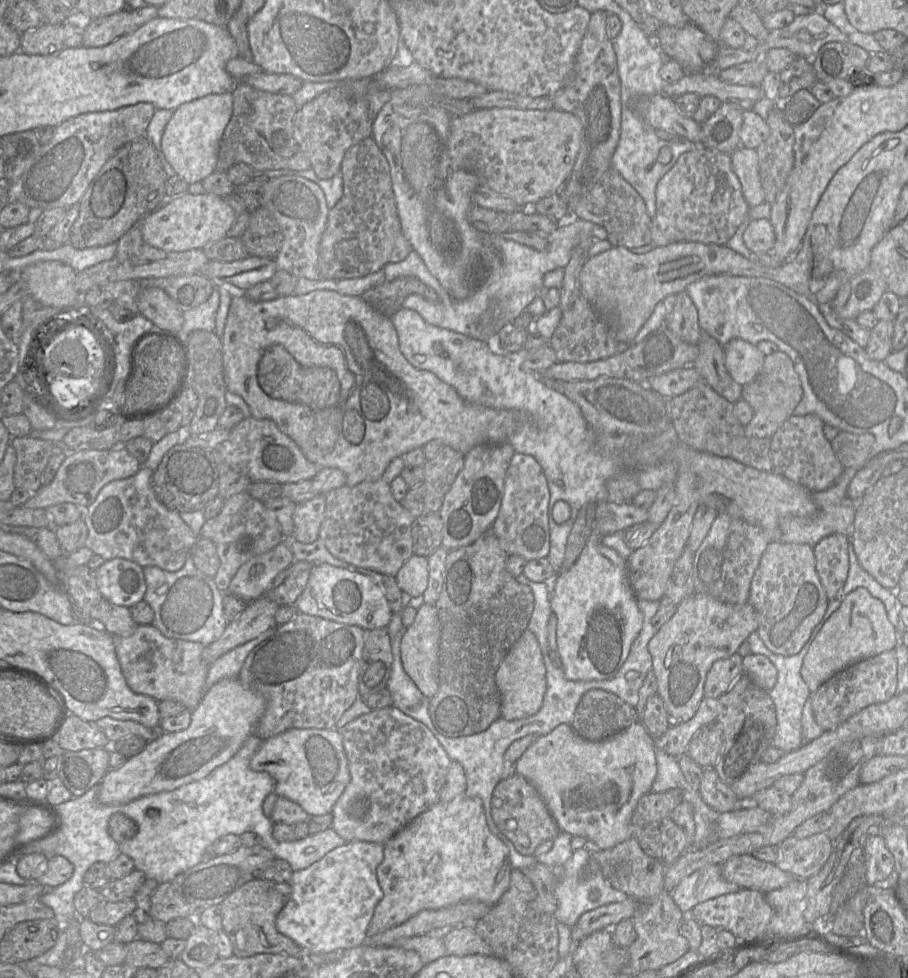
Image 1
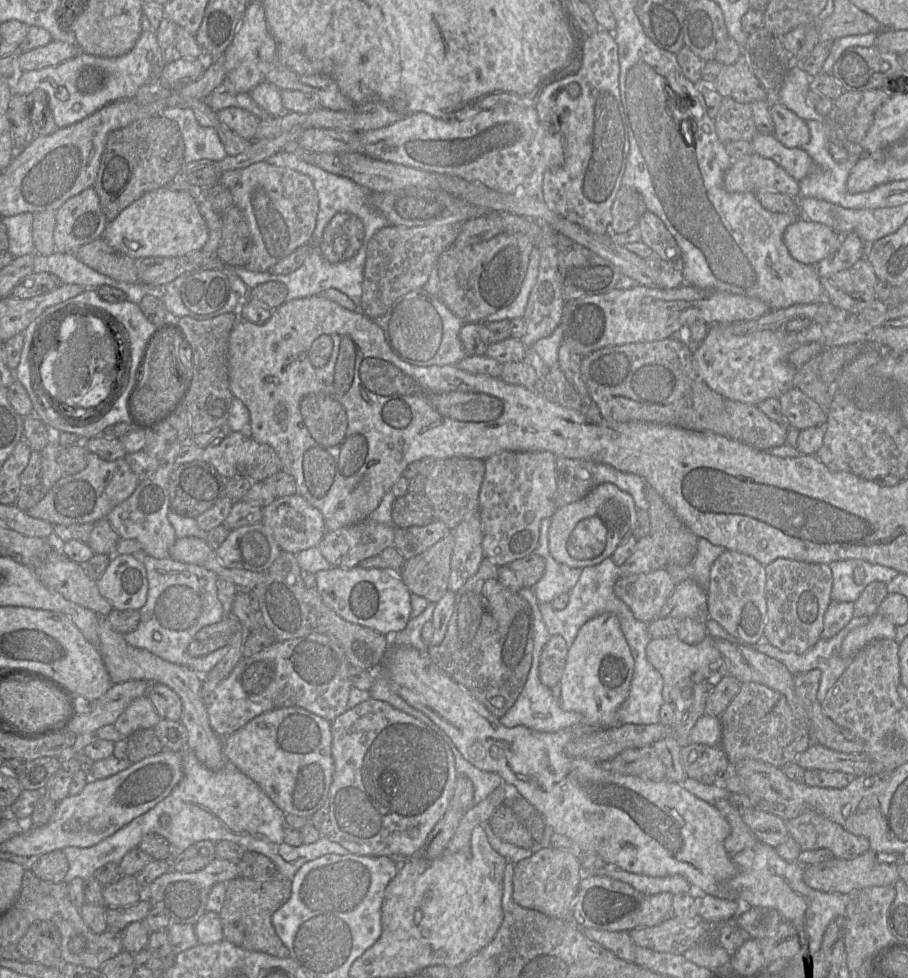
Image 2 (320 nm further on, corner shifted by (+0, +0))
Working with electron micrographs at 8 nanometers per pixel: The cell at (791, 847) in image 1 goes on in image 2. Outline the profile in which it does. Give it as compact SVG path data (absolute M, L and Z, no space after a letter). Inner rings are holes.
M813 810L802 812L786 821L786 825L802 851L828 849L836 859L851 860L870 850L866 837L848 832Z

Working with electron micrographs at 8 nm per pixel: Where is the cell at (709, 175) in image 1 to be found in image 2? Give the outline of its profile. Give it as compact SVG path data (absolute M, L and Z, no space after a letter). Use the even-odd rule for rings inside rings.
M756 153L734 159L723 183L728 192L777 192L795 199L800 197L799 181L773 160Z

